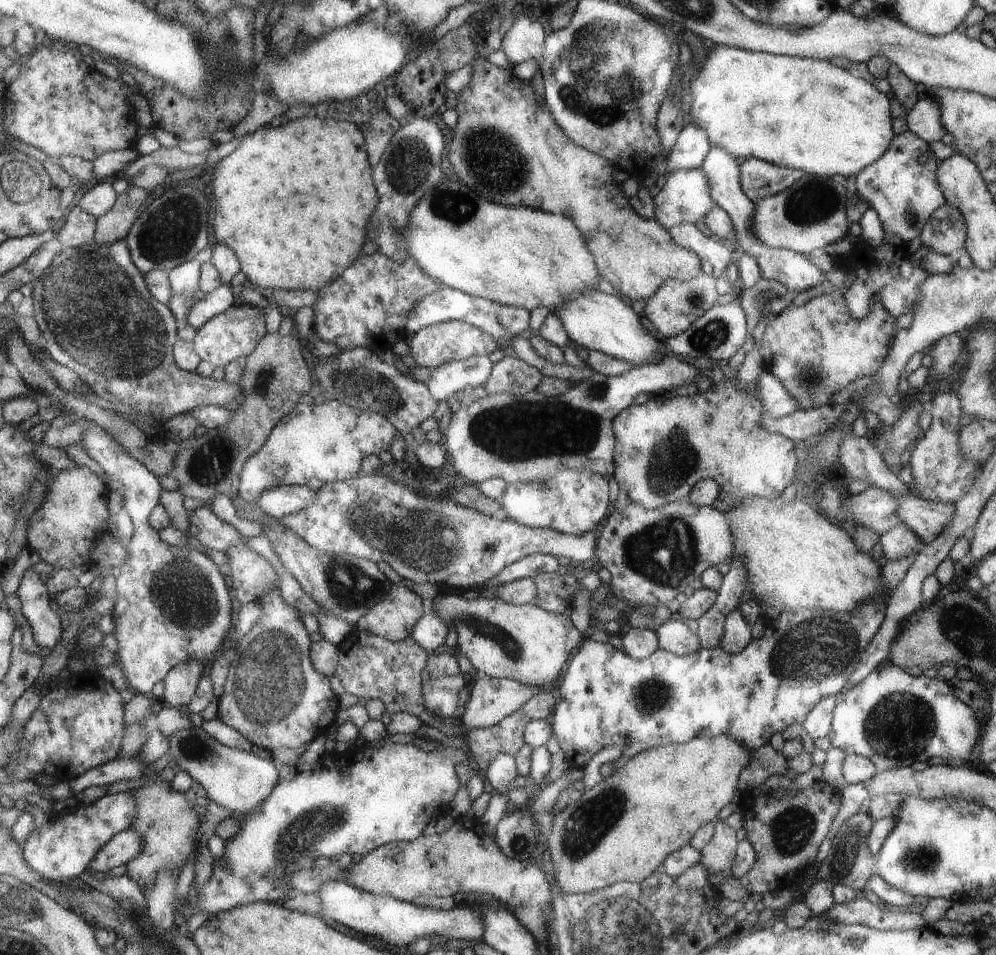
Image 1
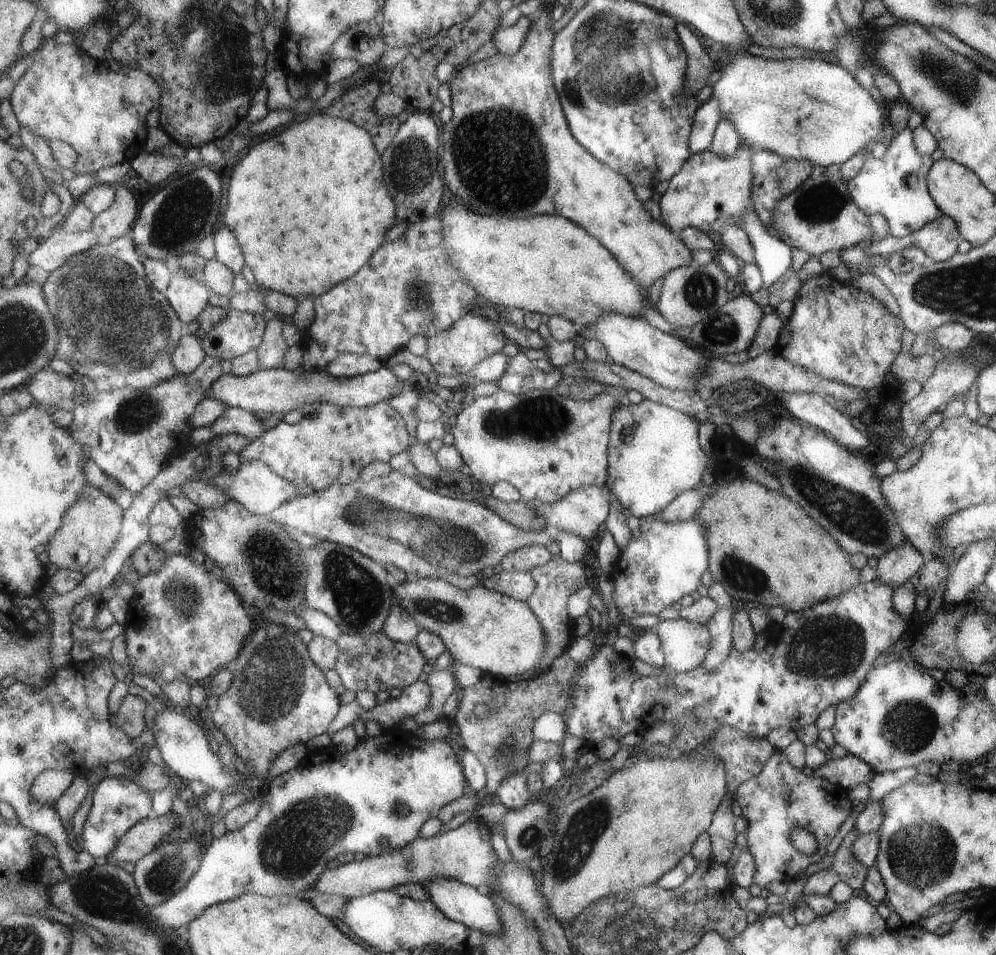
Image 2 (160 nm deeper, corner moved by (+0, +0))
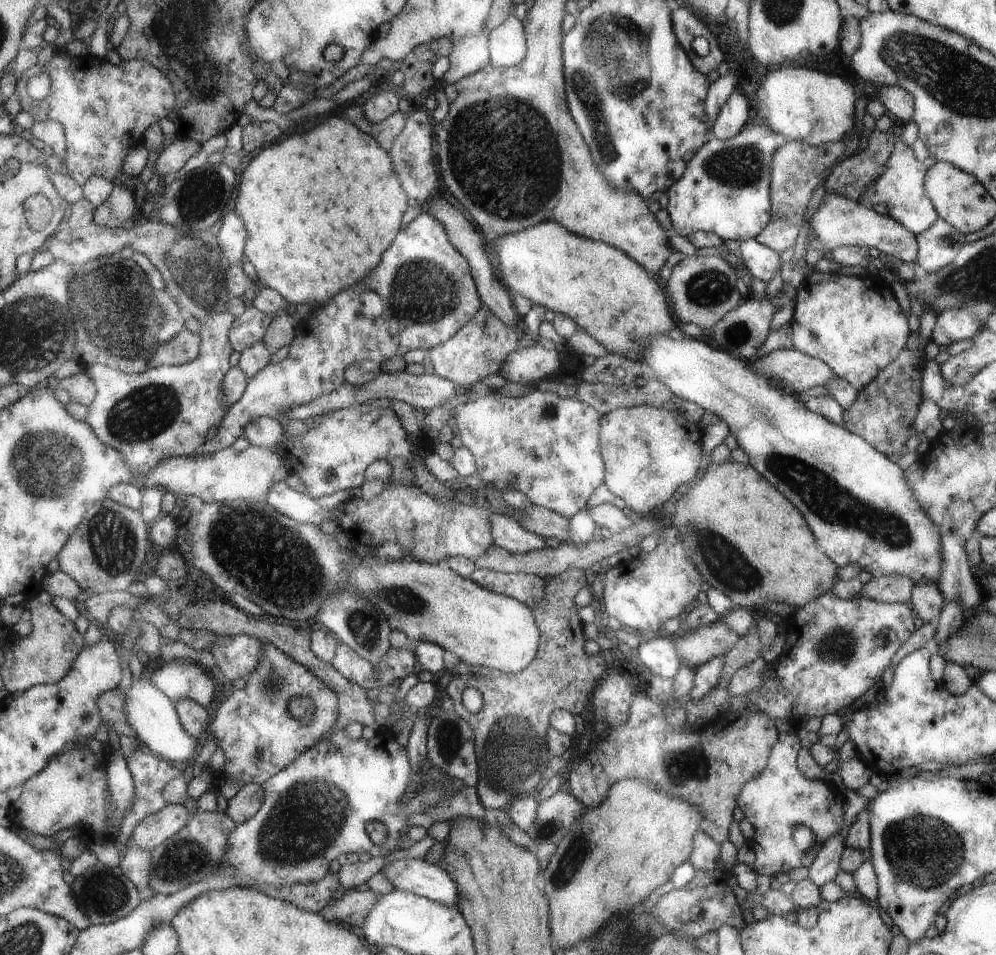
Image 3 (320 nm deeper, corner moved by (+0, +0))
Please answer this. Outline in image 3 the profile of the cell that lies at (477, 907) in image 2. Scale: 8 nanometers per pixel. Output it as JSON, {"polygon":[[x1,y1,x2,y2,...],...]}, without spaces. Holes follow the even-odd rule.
{"polygon":[[422,859,390,862,382,873,400,891,413,893,443,904,457,904,457,886,439,863]]}

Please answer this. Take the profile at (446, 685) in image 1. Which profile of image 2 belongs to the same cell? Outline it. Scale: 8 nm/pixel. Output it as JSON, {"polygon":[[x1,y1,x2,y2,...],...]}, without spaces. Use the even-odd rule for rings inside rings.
{"polygon":[[426,681,414,682,403,692,399,692,386,703,379,703,372,709,361,714,365,722,375,720,382,728,392,729,400,722,401,716,414,717,417,713,423,712,429,705,432,697,432,688]]}

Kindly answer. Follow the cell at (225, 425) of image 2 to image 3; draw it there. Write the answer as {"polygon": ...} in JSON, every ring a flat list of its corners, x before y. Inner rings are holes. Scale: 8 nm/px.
{"polygon":[[263,415,245,427,244,436,250,445,257,445,268,449,275,449,285,434,284,422]]}

